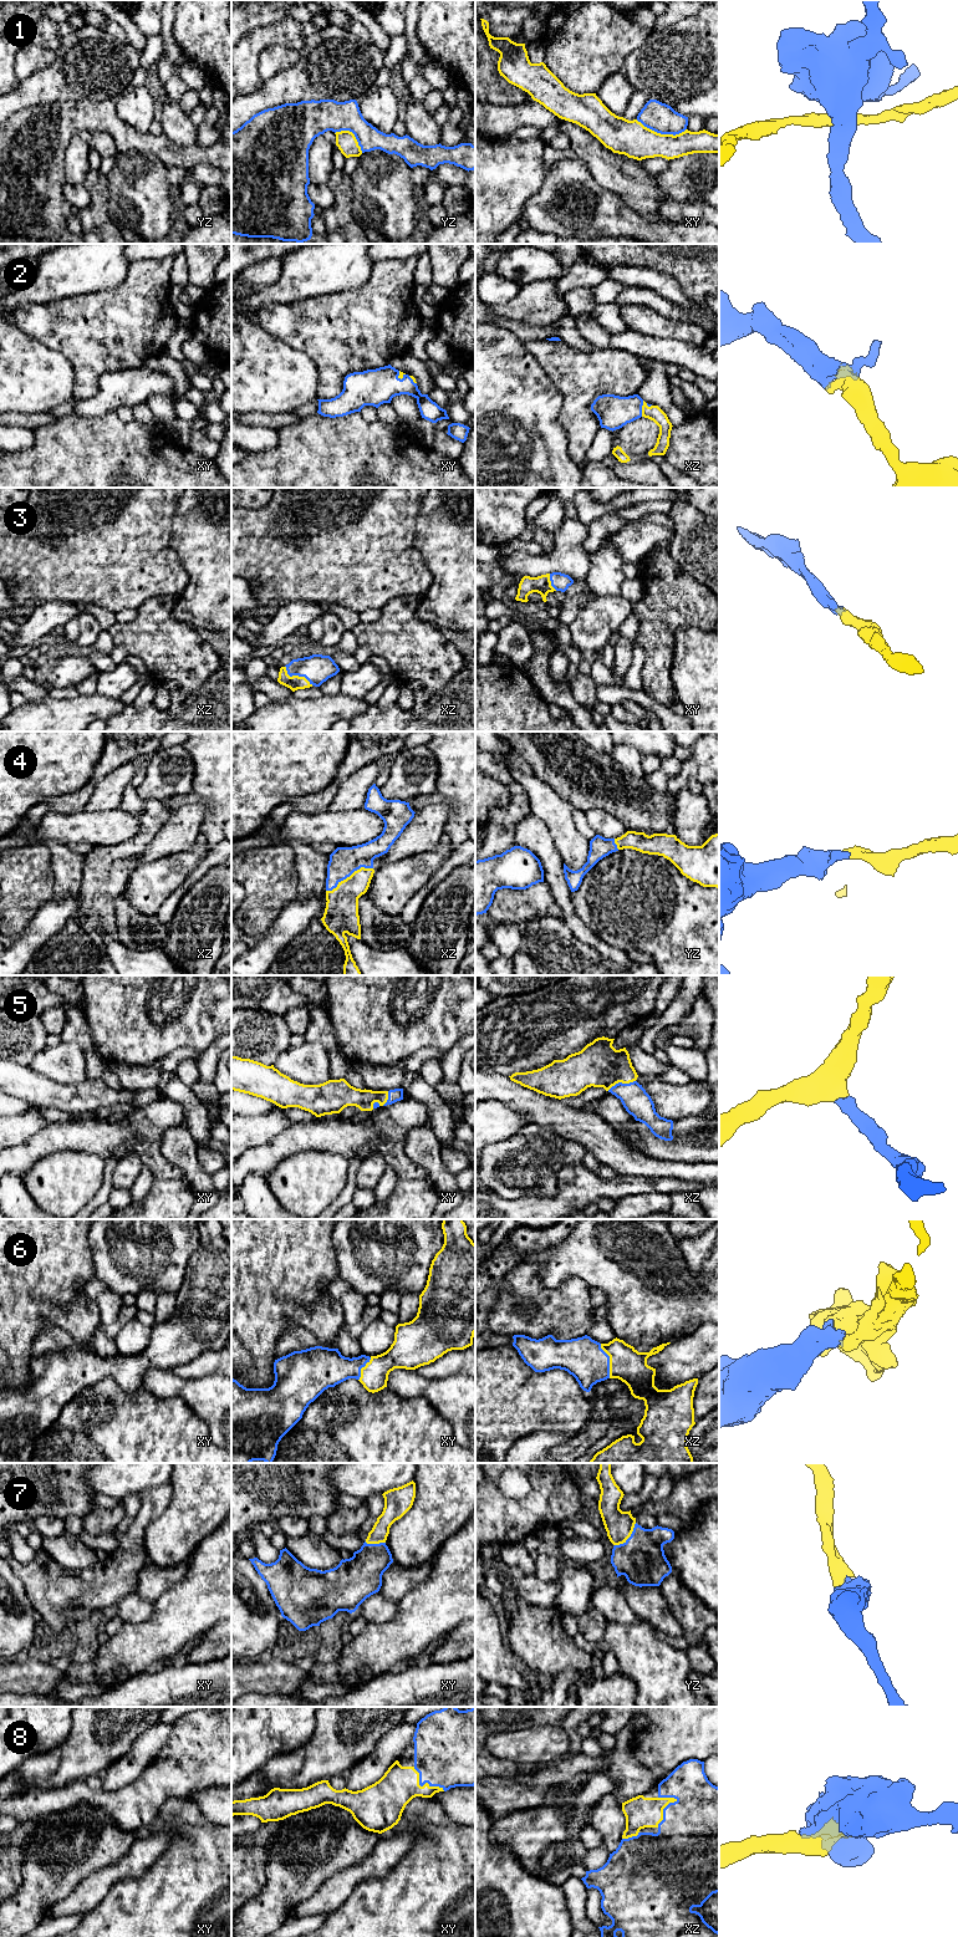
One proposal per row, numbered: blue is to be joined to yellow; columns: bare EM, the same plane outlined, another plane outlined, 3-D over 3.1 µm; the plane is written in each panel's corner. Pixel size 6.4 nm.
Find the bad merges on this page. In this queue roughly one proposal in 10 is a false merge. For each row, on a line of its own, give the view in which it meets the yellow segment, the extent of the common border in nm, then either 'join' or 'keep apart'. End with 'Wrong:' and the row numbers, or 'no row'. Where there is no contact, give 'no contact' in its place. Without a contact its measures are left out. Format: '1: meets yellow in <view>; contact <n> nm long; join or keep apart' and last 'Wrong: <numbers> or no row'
1: meets yellow in xy; contact 340 nm long; keep apart
2: meets yellow in xz; contact 110 nm long; join
3: meets yellow in xz; contact 220 nm long; join
4: meets yellow in xz; contact 340 nm long; join
5: meets yellow in xz; contact 200 nm long; join
6: meets yellow in xz; contact 240 nm long; join
7: meets yellow in yz; contact 200 nm long; join
8: meets yellow in xz; contact 220 nm long; join
Wrong: 1

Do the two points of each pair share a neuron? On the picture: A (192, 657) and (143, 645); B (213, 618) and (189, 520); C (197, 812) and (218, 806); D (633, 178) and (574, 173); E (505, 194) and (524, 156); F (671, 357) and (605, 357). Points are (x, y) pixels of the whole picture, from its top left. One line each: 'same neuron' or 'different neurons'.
A: same neuron
B: same neuron
C: different neurons
D: different neurons
E: same neuron
F: different neurons

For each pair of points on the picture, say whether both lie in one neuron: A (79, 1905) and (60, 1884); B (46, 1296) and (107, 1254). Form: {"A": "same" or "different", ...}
{"A": "different", "B": "different"}

